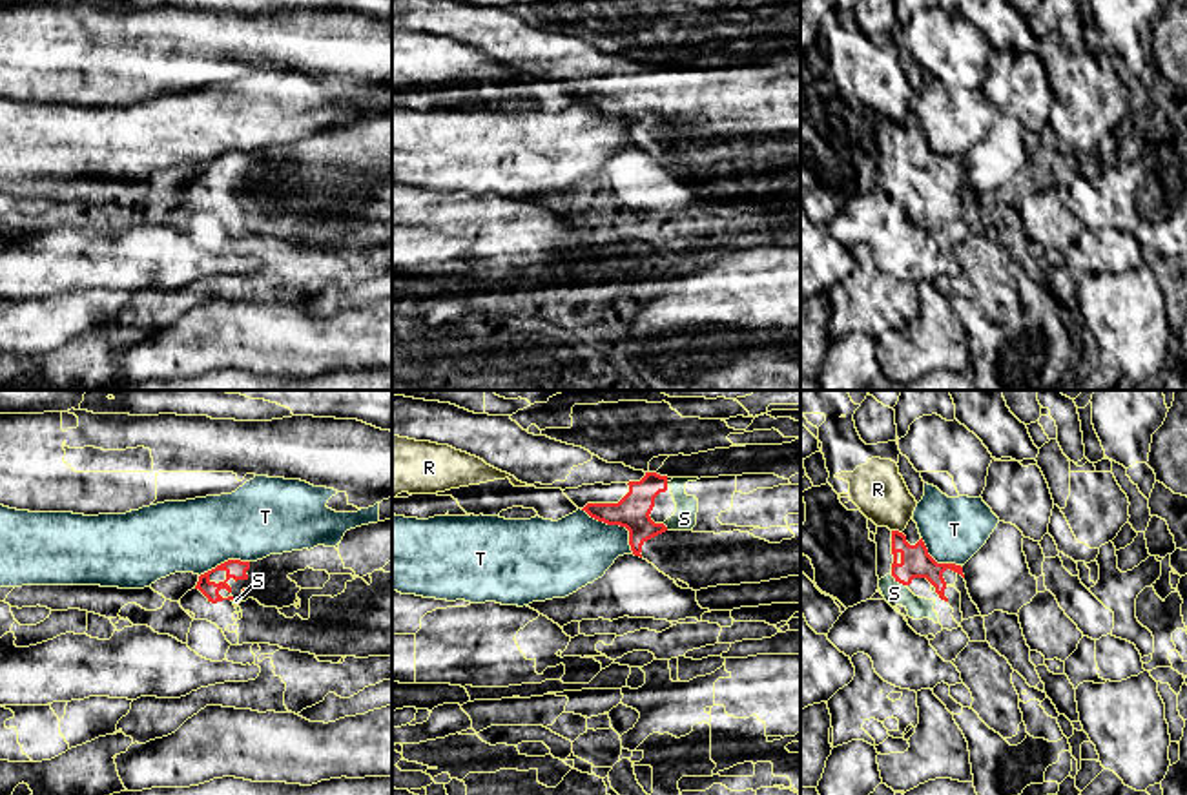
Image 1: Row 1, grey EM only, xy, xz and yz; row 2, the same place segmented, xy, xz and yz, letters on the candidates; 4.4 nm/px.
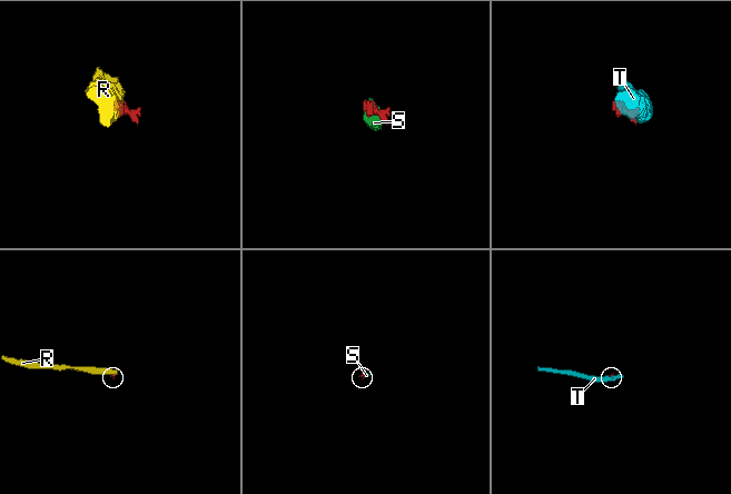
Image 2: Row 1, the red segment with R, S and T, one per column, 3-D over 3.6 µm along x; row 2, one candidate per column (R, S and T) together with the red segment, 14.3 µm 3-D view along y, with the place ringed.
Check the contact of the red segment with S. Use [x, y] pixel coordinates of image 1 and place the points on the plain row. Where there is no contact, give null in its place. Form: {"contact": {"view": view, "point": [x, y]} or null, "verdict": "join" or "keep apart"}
{"contact": {"view": "yz", "point": [897, 172]}, "verdict": "join"}

